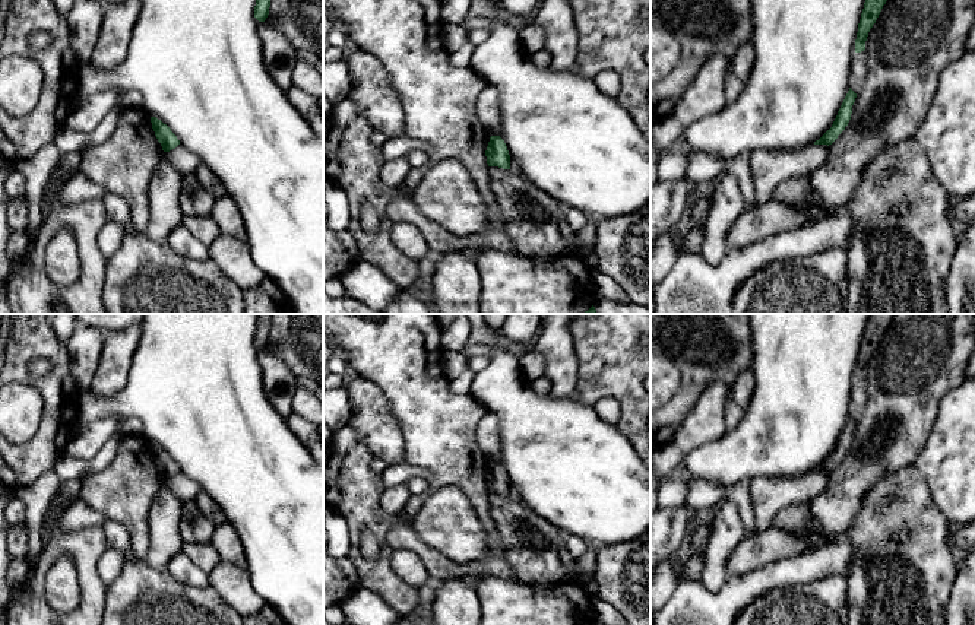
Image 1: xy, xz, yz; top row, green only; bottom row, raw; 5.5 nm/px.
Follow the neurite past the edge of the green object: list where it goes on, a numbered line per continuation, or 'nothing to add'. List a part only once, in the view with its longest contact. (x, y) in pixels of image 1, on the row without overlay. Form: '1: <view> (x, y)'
nothing to add

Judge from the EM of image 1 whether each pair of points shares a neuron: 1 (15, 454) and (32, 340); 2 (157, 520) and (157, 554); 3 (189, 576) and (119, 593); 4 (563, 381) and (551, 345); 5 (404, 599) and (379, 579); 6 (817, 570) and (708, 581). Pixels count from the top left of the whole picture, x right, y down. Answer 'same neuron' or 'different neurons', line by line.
1: same neuron
2: same neuron
3: different neurons
4: same neuron
5: same neuron
6: different neurons

